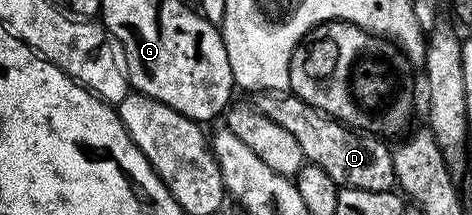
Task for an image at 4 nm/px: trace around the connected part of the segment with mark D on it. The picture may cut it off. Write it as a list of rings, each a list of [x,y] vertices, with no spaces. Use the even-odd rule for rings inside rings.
[[[263,90],[254,93],[252,105],[264,112],[279,128],[287,128],[291,136],[303,148],[306,163],[318,166],[337,182],[341,188],[354,186],[367,192],[383,192],[388,189],[388,181],[392,178],[392,170],[388,163],[393,161],[393,151],[388,141],[368,132],[358,132],[344,122],[339,122],[329,114],[317,110],[292,92],[283,90]]]

